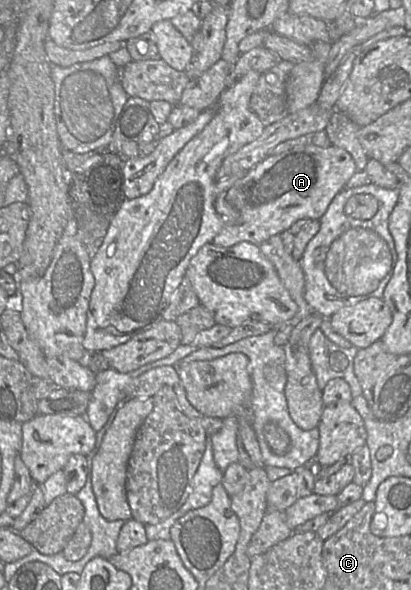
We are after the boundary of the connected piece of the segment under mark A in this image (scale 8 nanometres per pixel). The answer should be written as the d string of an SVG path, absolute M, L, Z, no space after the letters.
M314 145L295 147L279 155L267 156L227 191L217 195L215 210L228 222L211 243L231 247L247 241L259 246L270 237L288 230L300 219L319 220L355 170L352 156L333 145L326 148Z

